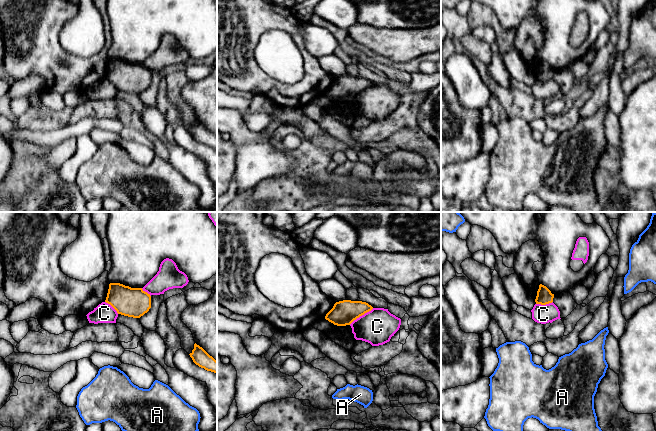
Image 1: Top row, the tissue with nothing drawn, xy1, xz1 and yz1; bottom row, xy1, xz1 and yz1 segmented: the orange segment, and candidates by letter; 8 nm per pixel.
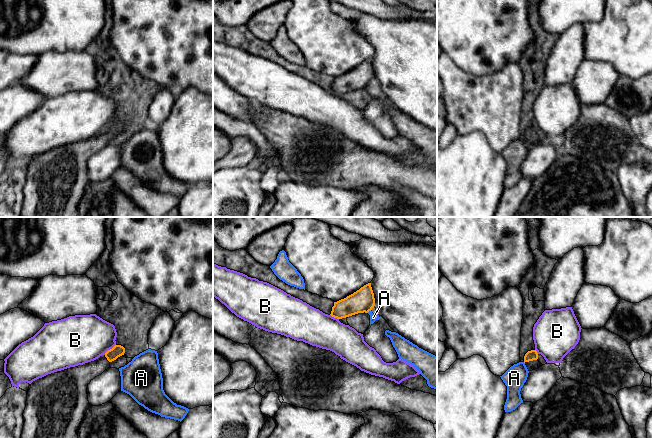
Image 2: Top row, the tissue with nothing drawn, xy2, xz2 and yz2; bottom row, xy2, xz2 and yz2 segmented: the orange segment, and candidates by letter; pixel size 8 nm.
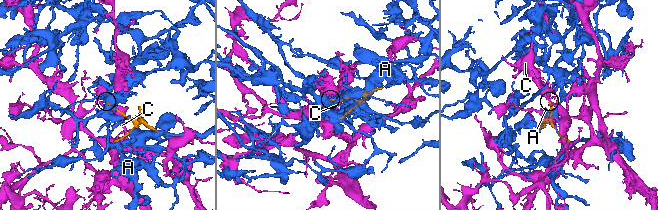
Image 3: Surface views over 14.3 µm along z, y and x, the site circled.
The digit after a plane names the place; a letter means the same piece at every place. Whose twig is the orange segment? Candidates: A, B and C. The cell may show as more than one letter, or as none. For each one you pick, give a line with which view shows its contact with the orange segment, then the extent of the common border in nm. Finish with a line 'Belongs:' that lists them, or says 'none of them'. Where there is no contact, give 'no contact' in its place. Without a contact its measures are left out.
Belongs: none of them

